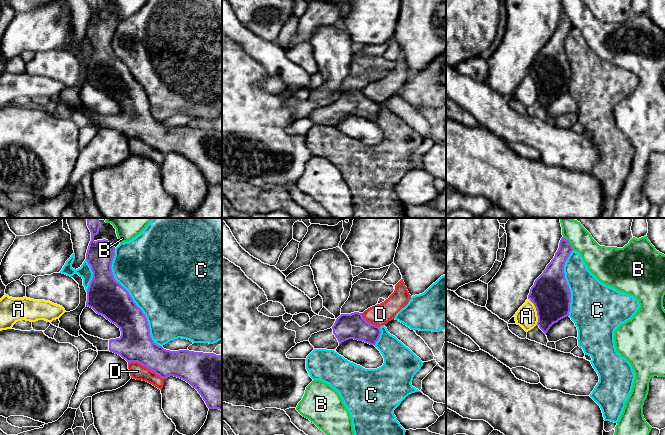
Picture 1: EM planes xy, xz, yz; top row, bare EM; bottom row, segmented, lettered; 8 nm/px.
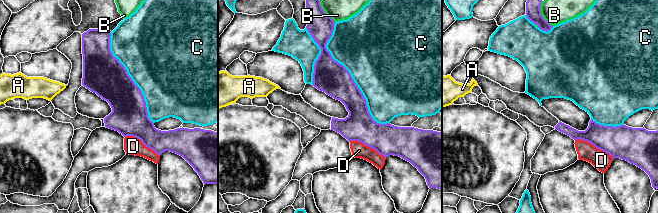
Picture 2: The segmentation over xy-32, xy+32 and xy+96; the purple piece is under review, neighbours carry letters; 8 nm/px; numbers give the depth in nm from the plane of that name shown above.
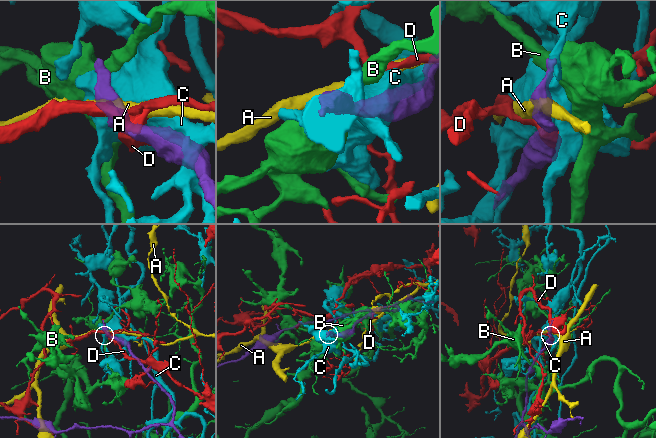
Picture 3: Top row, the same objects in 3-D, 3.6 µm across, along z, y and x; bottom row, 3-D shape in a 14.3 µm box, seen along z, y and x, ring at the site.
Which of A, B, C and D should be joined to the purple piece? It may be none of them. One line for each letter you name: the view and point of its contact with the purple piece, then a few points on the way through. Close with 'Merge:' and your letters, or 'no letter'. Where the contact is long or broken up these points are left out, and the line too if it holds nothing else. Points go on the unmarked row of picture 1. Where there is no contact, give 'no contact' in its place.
Merge: no letter

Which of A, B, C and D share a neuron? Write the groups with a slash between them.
A / B / C / D

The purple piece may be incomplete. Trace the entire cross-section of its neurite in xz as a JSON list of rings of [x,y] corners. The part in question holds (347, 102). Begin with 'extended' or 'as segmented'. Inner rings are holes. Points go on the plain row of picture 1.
extended | [[[354,88],[341,90],[330,105],[312,110],[308,117],[314,125],[335,126],[349,115],[375,121],[380,110],[380,103],[367,98],[362,89]]]

